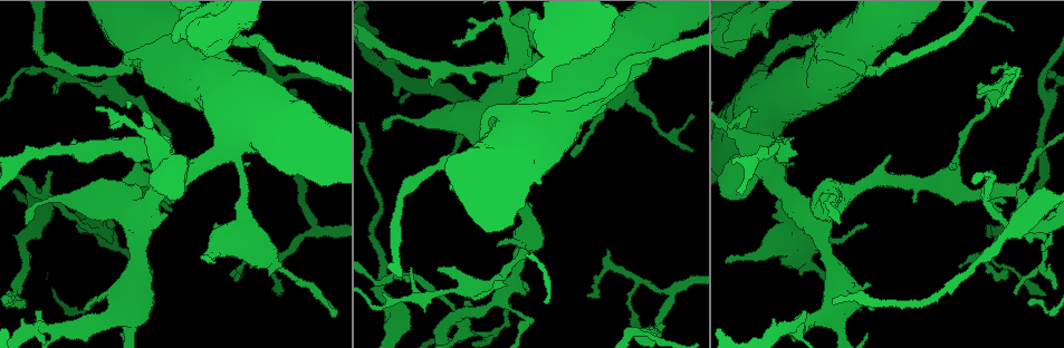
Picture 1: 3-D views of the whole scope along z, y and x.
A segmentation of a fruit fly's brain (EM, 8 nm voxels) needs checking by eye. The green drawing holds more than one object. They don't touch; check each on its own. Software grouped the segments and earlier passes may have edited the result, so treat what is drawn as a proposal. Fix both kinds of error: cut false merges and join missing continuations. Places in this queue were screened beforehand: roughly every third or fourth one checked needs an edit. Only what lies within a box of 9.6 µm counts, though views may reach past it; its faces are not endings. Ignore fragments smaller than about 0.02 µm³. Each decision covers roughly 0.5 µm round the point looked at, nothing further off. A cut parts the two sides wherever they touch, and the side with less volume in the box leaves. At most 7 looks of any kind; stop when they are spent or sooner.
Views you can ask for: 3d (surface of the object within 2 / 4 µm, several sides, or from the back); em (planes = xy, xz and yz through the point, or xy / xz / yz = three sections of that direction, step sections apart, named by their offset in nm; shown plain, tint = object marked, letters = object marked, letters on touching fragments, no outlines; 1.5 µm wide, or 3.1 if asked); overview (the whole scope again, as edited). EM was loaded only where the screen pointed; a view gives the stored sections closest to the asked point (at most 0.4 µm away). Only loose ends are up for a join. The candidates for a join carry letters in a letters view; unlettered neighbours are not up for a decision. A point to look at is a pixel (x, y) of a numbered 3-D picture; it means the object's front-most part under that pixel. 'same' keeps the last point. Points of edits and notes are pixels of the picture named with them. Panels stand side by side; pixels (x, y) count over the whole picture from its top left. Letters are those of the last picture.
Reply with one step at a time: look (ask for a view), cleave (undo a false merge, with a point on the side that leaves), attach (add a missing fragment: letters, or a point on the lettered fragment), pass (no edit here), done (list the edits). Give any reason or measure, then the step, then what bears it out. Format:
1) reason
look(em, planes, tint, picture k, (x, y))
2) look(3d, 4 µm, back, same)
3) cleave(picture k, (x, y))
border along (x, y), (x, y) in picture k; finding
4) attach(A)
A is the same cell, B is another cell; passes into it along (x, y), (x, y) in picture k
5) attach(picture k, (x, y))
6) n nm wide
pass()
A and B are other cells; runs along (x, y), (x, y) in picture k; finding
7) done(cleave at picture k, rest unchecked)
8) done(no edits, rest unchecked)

sharp bend
look(em, planes, letters, picture 1, (673, 136))

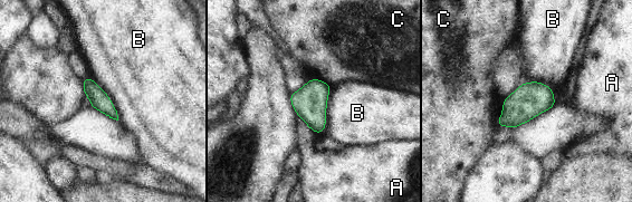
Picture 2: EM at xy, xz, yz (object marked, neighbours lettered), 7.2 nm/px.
pass()
A, B and C are other cells; continuous, no second neuron

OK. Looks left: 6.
thin end
look(3d, 4 µm, back, picture 1, (510, 305))

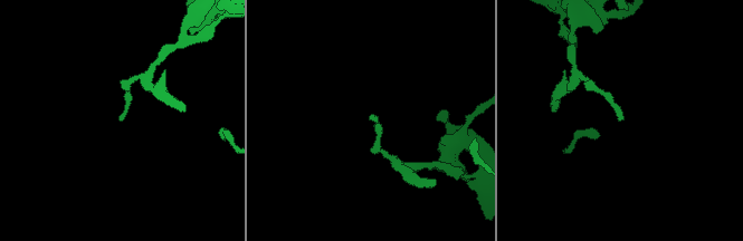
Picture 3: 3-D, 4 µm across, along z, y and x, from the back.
now the EM
look(em, yz, step 8, letters, picture 3, (624, 119))

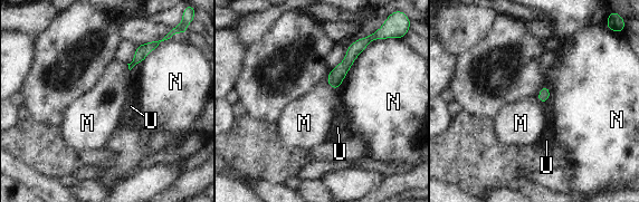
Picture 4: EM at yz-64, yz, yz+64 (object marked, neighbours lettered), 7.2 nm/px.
pass()
M, N and U are other cells; runs along (356, 45), (335, 76), (334, 86) in picture 4; none of them fits

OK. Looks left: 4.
sudden change in width
look(3d, 4 µm, picture 1, (1042, 243))

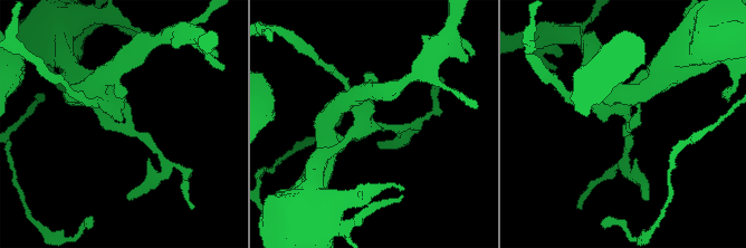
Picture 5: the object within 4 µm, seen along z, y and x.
look(em, yz, step 8, tint, picture 5, (122, 123))

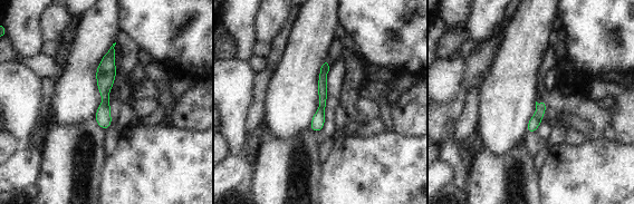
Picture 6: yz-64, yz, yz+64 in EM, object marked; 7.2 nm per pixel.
look(em, planes, letters, same)

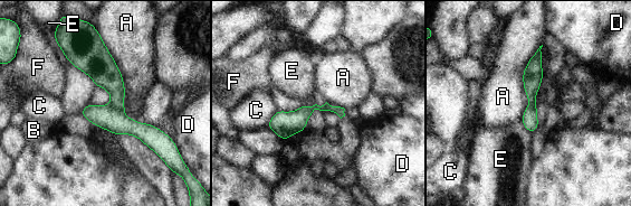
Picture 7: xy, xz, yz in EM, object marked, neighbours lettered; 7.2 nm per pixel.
cleave(picture 7, (106, 75))
A, B, C, D, E and F are other cells; border along (110, 105), (122, 112) in picture 7; a second neuron is stuck on

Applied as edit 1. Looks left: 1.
done(cleave at picture 7, rest unchecked)

